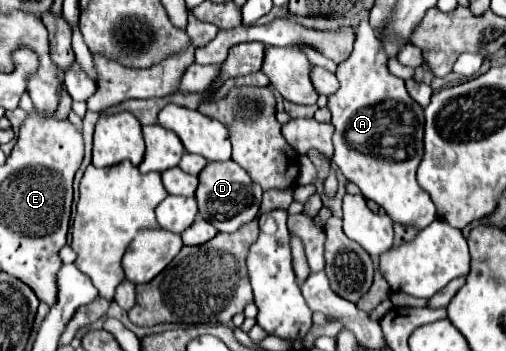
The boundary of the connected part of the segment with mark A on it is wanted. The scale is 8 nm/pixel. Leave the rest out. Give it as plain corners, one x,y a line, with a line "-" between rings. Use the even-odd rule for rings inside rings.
368,16
356,28
356,44
352,56
338,66
340,90
328,98
334,124
334,156
332,162
352,180
364,198
374,200
386,214
404,226
418,230
436,220
432,200
416,182
416,170
424,152
424,110
404,88
404,80
388,70
388,56
376,40

